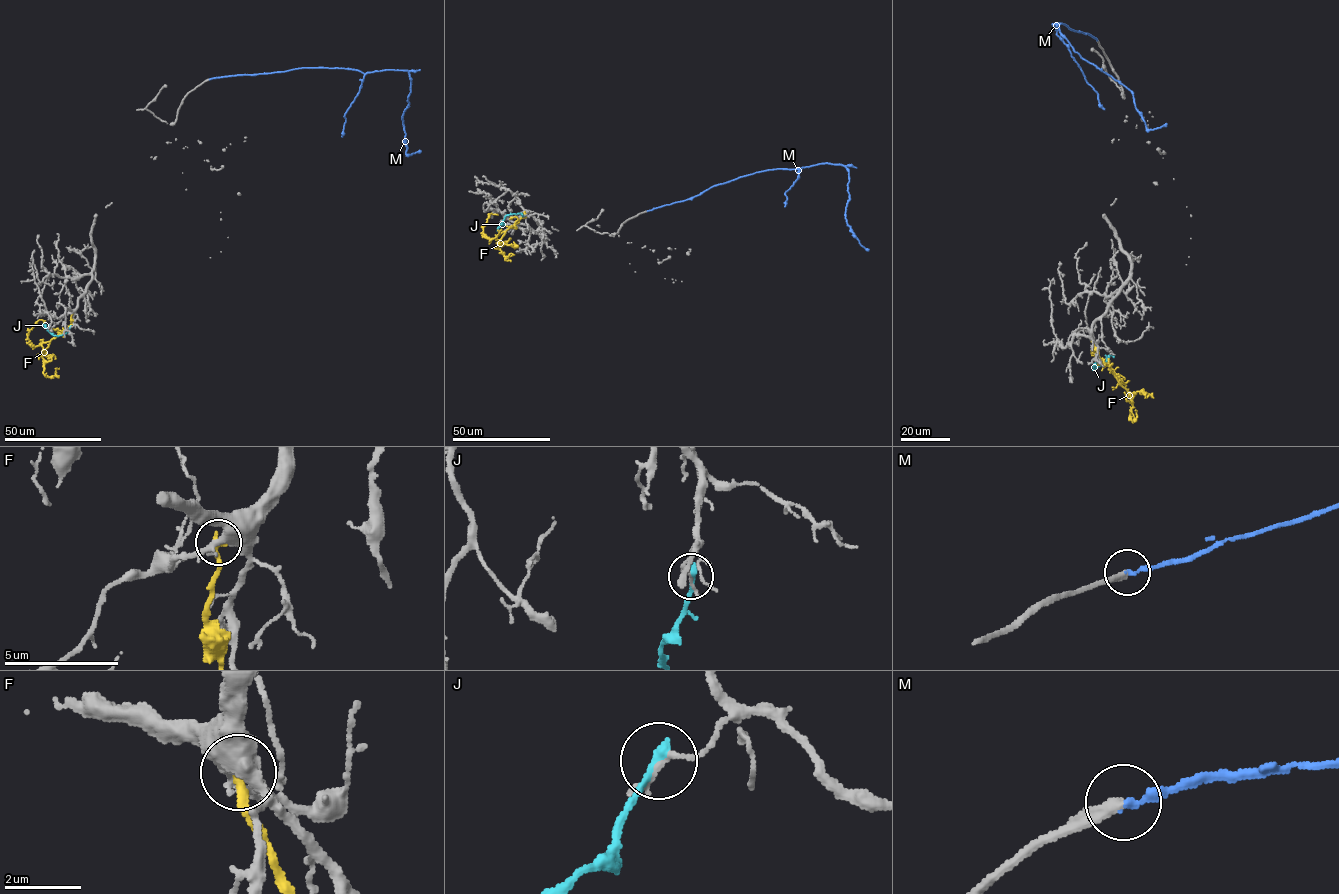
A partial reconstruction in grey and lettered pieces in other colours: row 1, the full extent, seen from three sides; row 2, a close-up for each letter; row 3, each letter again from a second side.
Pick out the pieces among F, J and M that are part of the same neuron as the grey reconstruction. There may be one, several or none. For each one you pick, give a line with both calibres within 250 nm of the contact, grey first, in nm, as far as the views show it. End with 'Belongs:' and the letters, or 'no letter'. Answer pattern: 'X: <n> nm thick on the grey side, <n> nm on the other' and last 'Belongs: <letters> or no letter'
M: 320 nm thick on the grey side, 190 nm on the other
Belongs: M

